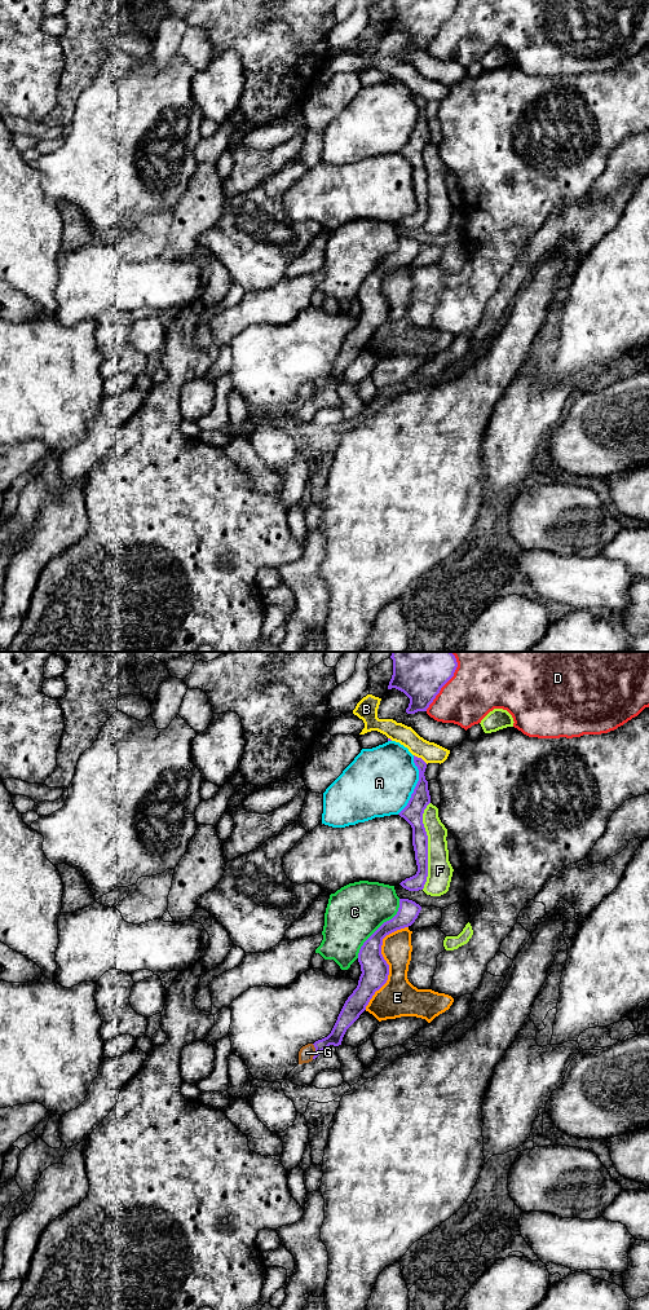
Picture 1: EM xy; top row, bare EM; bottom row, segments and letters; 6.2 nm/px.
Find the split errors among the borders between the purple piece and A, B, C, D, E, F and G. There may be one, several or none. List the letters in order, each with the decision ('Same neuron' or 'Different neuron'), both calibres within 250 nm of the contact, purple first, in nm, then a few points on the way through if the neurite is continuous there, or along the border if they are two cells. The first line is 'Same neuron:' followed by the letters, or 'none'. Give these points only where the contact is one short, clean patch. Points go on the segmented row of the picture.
Same neuron: none
A: Different neuron. Thickness 120 nm (purple) against 420 nm
B: Different neuron. Thickness 120 nm (purple) against 130 nm
C: Different neuron. Thickness 160 nm (purple) against 340 nm
D: Different neuron. Thickness 380 nm (purple) against 400 nm
E: Different neuron. Thickness 170 nm (purple) against 240 nm
F: Different neuron. Thickness 120 nm (purple) against 160 nm
G: Different neuron. Thickness 90 nm (purple) against 90 nm. Boundary: xy (312, 1044), (314, 1048), (313, 1058)

